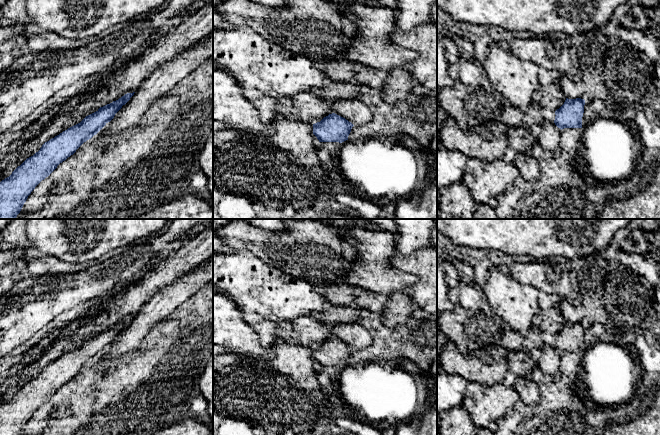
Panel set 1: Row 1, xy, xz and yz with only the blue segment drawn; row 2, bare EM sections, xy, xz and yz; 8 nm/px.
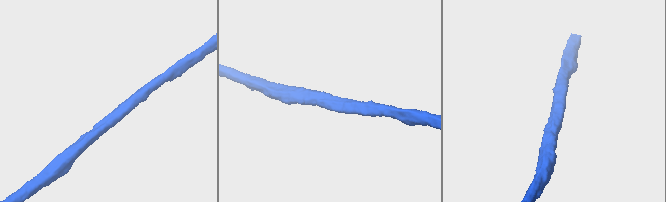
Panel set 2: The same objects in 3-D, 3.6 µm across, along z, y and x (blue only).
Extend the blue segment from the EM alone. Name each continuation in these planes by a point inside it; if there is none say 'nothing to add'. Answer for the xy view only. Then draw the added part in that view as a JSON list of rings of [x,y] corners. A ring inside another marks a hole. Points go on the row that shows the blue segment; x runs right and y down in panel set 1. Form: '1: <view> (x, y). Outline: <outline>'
nothing to add

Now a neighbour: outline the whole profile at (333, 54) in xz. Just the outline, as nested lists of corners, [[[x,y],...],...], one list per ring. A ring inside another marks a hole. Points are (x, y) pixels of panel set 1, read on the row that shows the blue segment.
[[[225,0],[216,4],[222,21],[247,26],[270,42],[302,55],[315,63],[344,59],[357,26],[328,0],[283,0],[281,5],[264,6],[250,0]]]

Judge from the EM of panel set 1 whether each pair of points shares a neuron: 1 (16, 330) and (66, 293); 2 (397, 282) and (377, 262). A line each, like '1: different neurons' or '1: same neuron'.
1: same neuron
2: same neuron

